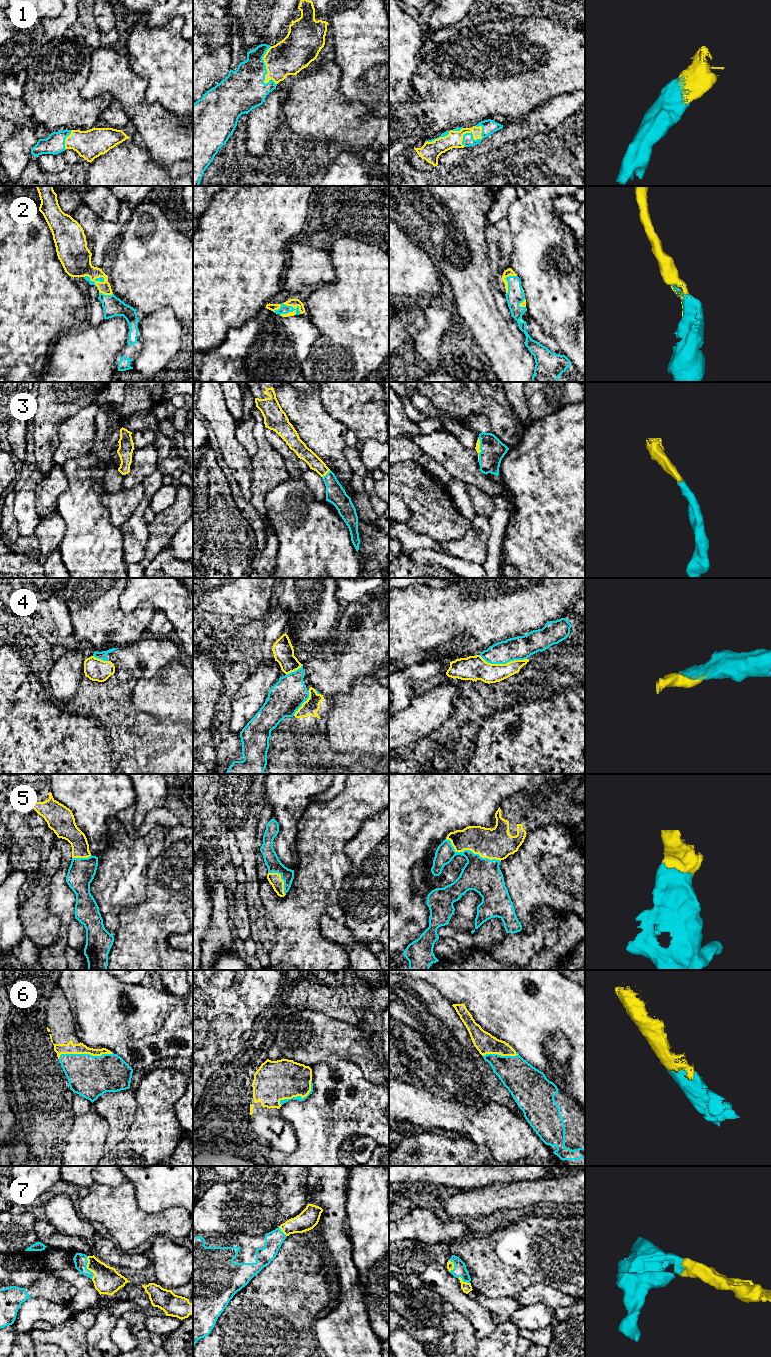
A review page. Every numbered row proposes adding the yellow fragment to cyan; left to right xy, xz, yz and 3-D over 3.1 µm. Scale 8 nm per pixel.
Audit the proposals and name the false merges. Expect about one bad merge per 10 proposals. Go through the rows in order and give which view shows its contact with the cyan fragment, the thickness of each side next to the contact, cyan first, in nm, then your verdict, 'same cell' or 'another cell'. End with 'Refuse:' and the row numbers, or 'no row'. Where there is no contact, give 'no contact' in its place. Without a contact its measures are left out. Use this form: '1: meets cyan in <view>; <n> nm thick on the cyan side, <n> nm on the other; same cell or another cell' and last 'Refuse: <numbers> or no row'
1: meets cyan in yz; 120 nm thick on the cyan side, 130 nm on the other; same cell
2: meets cyan in xz; 80 nm thick on the cyan side, 70 nm on the other; same cell
3: meets cyan in xz; 160 nm thick on the cyan side, 110 nm on the other; same cell
4: meets cyan in yz; 190 nm thick on the cyan side, 200 nm on the other; another cell
5: meets cyan in yz; 280 nm thick on the cyan side, 260 nm on the other; same cell
6: meets cyan in xy; 340 nm thick on the cyan side, 90 nm on the other; same cell
7: meets cyan in xy; 110 nm thick on the cyan side, 220 nm on the other; same cell
Refuse: 4

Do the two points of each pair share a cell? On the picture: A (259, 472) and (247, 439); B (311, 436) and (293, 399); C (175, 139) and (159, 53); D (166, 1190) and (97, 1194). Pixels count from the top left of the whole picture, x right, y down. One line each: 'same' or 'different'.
A: different
B: same
C: different
D: different

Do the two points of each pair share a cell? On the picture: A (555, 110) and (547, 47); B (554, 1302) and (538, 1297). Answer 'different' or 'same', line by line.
A: different
B: same

